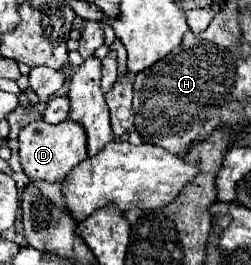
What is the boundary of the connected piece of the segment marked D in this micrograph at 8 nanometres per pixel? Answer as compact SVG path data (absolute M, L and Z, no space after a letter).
M44 120L30 122L24 126L18 134L18 146L20 146L20 162L24 172L30 180L46 180L46 182L62 182L66 174L80 164L84 158L88 158L86 148L86 134L84 128L72 120L64 120L58 126L52 126Z

